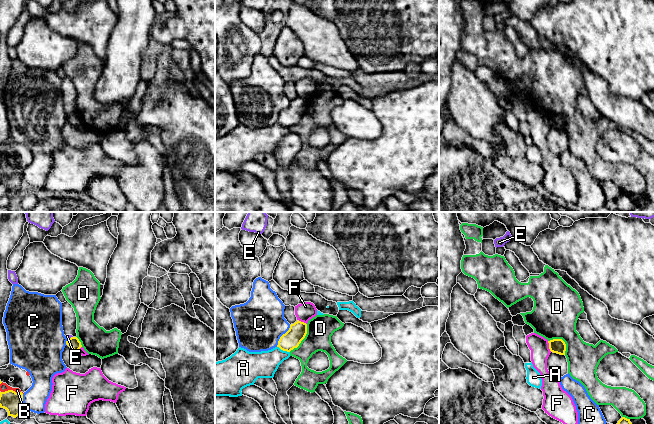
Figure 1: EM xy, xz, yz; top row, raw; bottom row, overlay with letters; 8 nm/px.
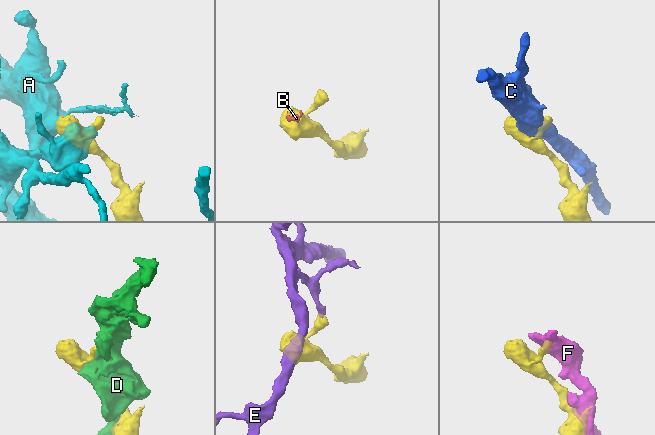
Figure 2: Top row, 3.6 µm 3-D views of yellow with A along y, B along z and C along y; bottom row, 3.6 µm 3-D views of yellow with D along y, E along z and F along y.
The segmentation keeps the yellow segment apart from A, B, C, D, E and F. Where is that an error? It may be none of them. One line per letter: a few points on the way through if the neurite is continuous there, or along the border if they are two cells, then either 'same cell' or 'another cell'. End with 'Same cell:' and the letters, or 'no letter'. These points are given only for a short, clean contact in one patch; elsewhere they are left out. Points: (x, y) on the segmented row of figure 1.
A: another cell
B: same cell
C: another cell
D: another cell
E: another cell
F: another cell
Same cell: B

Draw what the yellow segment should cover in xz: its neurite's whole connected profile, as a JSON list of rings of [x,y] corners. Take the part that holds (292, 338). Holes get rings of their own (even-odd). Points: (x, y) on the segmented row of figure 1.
[[[297,320],[294,324],[291,324],[289,330],[280,337],[277,347],[283,351],[290,352],[299,346],[306,334],[307,324]]]

